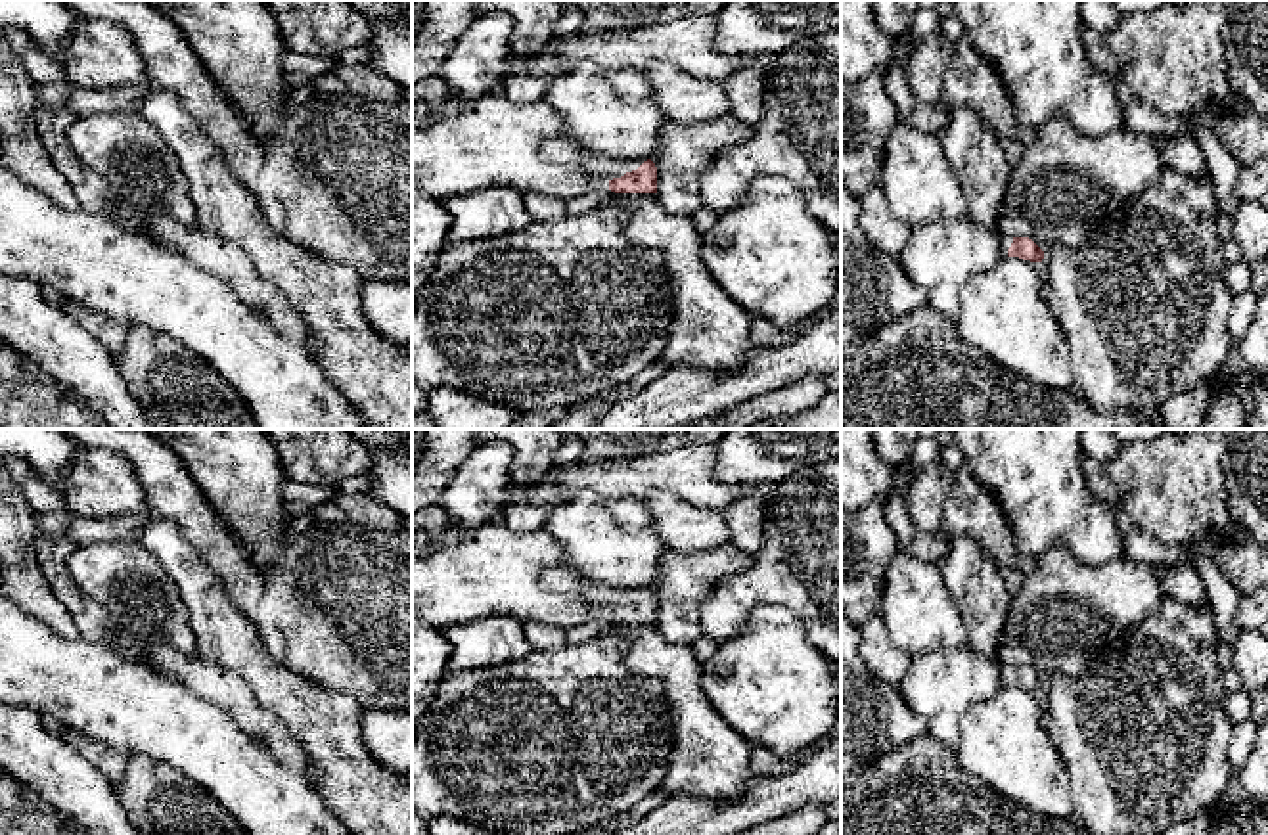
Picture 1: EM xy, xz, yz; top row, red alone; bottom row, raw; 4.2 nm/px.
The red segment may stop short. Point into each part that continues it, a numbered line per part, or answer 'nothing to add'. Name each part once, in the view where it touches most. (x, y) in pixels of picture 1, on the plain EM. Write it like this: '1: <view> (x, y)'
1: xz (604, 596)

